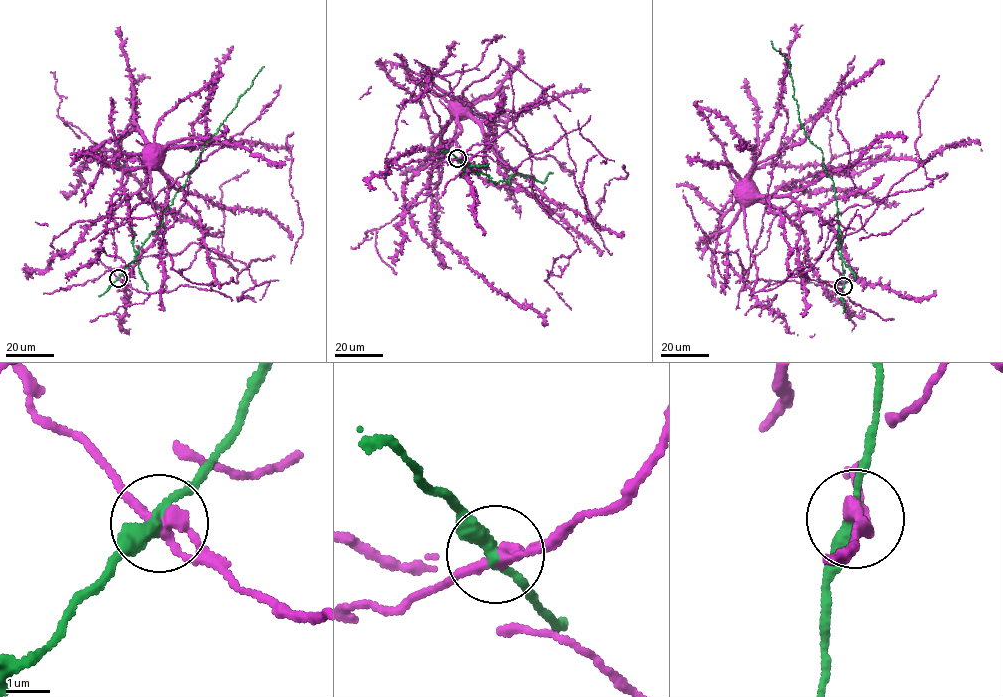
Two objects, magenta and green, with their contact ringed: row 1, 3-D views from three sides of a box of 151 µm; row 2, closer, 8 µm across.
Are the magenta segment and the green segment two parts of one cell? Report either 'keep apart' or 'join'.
keep apart

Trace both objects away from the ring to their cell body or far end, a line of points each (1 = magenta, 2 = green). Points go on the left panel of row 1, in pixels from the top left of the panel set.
1: (118, 278), (146, 293), (180, 285), (212, 290), (172, 268), (152, 202), (153, 149)
2: (118, 278), (134, 260), (138, 248), (160, 225), (163, 211), (185, 183), (204, 143), (218, 131), (263, 66)

